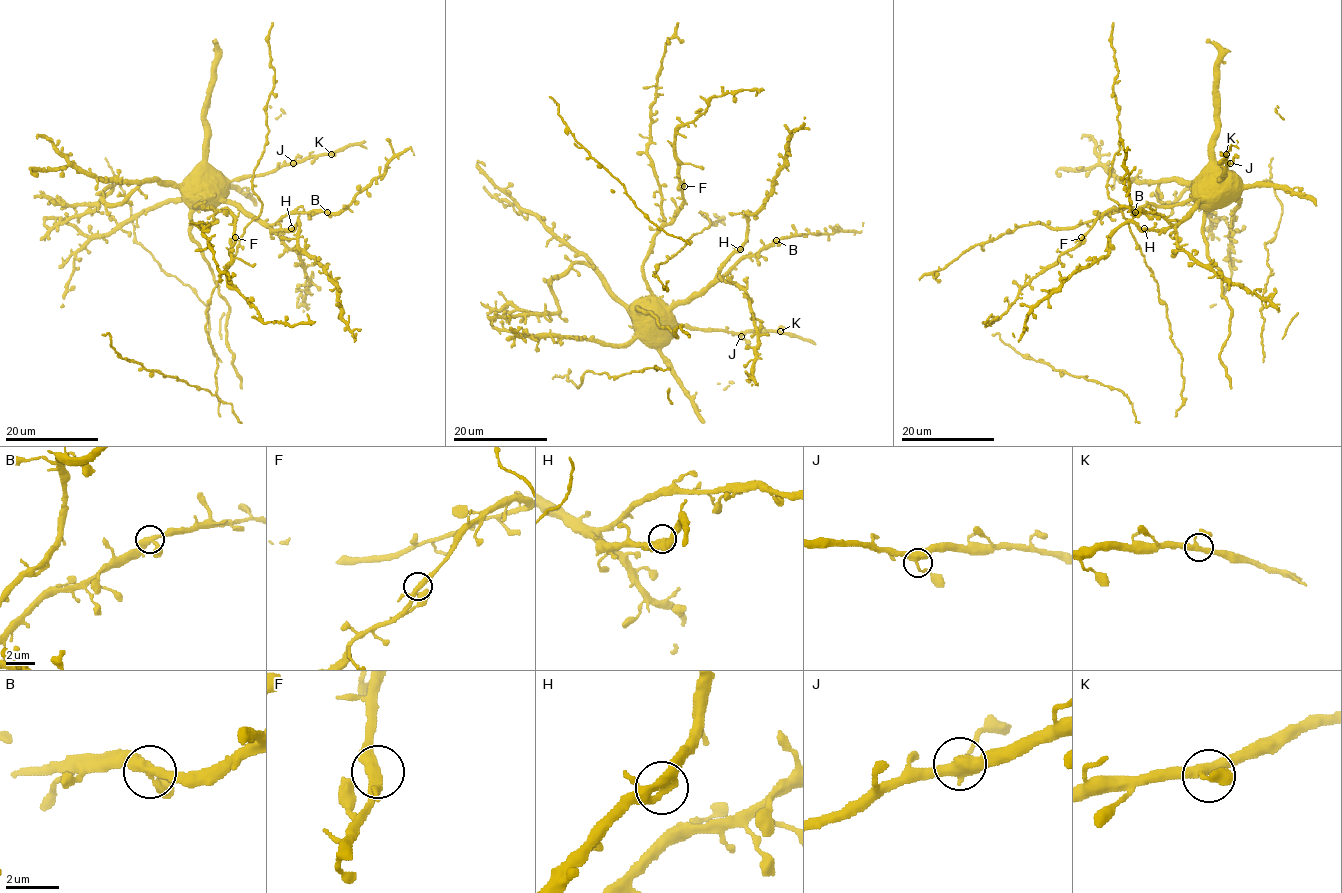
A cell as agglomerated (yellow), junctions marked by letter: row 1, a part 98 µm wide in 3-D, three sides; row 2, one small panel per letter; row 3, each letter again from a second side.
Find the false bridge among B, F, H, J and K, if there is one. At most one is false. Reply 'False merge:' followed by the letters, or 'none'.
False merge: none

